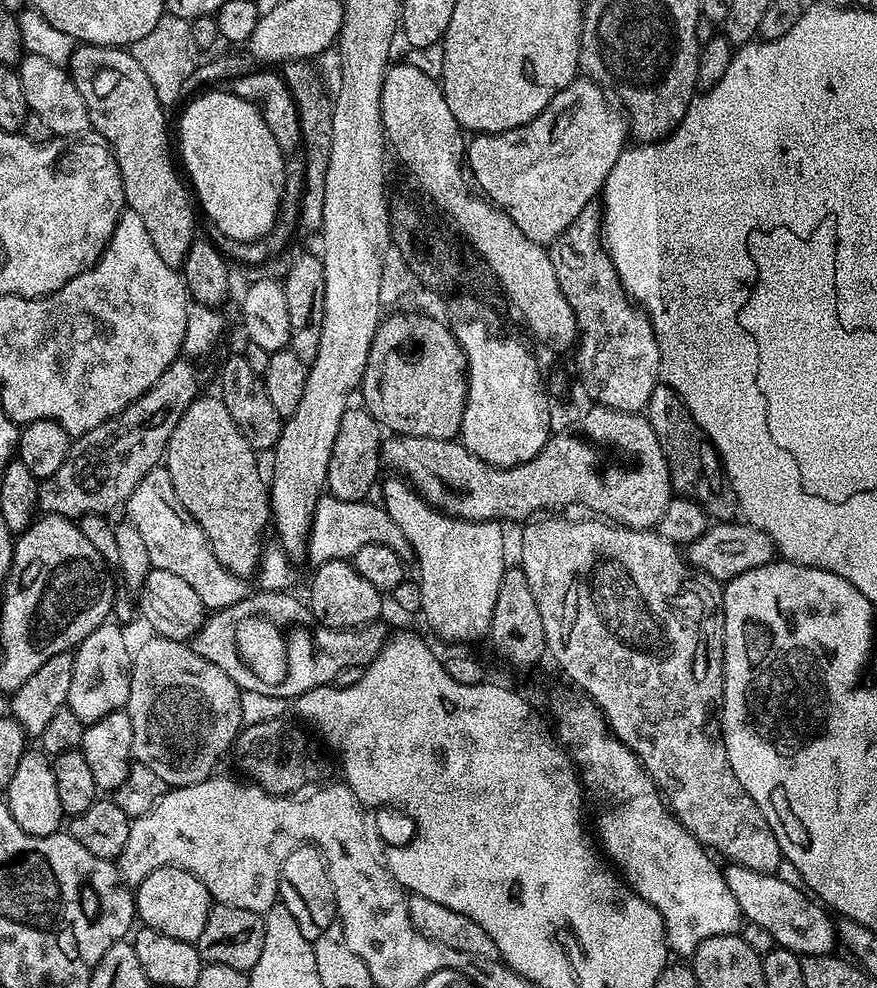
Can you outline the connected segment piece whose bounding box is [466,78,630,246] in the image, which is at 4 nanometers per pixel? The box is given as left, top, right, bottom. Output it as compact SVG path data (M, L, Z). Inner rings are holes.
M577 78L530 122L514 130L476 134L467 141L466 168L475 187L485 200L502 209L530 242L550 246L557 240L570 222L574 222L574 218L601 195L610 170L614 170L614 162L618 162L624 153L630 140L628 117L619 107L611 108L607 98L605 89L599 84L587 78Z

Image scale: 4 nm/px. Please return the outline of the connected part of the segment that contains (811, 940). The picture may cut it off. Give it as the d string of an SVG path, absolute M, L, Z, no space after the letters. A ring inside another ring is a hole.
M729 863L727 867L723 869L726 886L730 886L734 902L738 902L741 917L749 924L770 930L773 941L779 947L789 948L801 958L827 956L837 947L833 917L826 911L825 905L813 899L805 889L795 888L776 874L755 872L741 864Z

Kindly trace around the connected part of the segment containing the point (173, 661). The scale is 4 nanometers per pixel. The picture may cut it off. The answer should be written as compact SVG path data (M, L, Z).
M153 635L152 640L148 640L140 649L135 649L132 657L132 677L130 678L130 698L126 705L126 711L130 718L130 726L132 727L132 754L135 763L142 766L150 766L150 770L154 770L154 774L158 774L158 778L162 778L162 782L166 782L170 786L181 788L187 784L197 784L203 780L207 780L209 776L217 771L216 763L224 756L224 751L231 749L235 745L236 737L240 734L242 727L242 710L240 709L240 700L242 690L230 678L230 674L225 674L222 670L218 670L218 666L214 666L214 662L206 662L206 658L202 658L187 643L172 641L168 637Z

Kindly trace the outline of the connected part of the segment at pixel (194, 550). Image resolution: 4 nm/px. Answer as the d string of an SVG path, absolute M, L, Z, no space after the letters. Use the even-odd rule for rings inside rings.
M158 466L150 470L150 474L146 474L138 486L134 486L134 494L130 494L126 511L127 523L132 524L141 535L153 568L170 570L181 577L191 589L197 591L205 609L219 610L234 606L234 602L246 595L245 581L230 574L222 562L214 558L214 550L206 534L202 534L202 526L198 526L190 510L178 502L178 494L174 494L174 482L170 482L167 467Z

